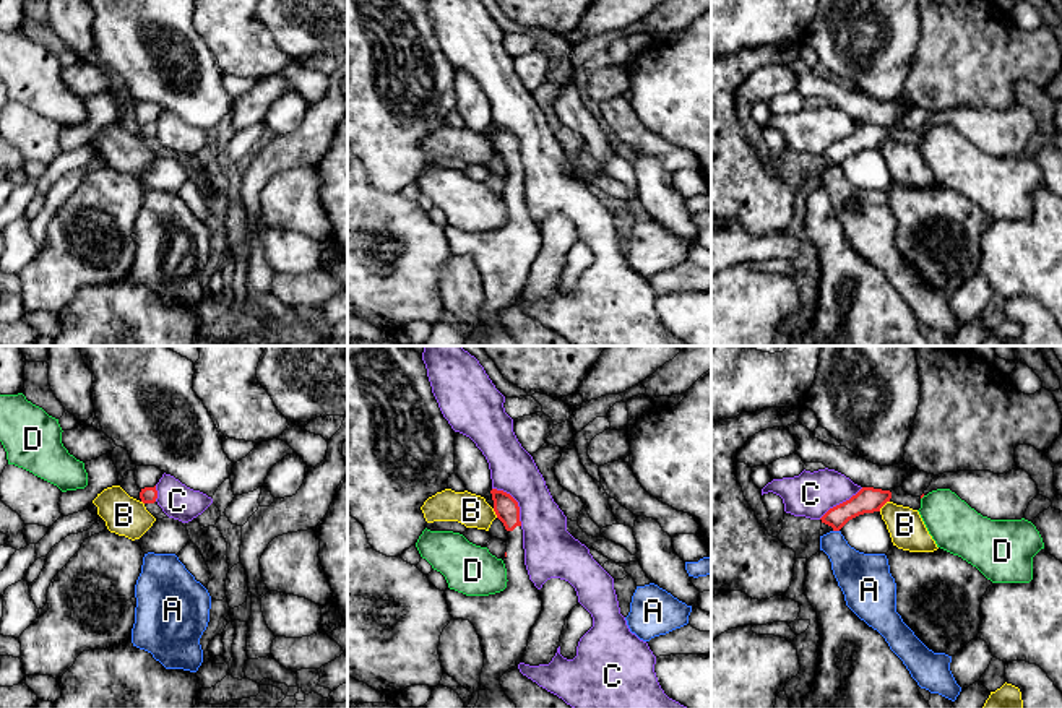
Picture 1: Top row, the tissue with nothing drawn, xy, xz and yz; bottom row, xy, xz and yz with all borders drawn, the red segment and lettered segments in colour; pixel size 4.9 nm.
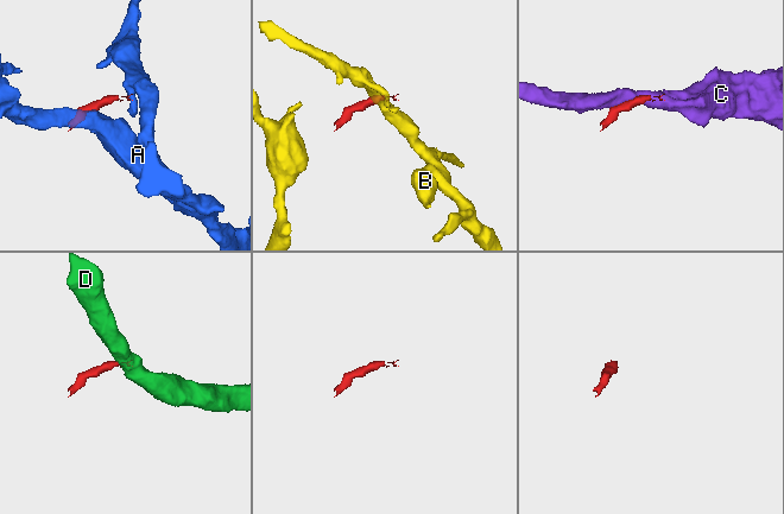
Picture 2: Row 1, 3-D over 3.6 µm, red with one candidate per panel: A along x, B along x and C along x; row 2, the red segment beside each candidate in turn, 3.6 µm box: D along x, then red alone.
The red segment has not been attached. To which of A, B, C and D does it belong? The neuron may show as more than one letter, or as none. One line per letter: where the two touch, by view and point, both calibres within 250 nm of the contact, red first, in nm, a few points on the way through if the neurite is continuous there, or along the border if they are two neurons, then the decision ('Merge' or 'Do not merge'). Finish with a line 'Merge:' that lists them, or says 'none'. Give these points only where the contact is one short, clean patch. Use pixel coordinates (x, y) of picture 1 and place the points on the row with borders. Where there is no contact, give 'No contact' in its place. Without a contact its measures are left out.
A: Touches red at yz (837, 530). Thickness 130 nm (red) against 220 nm. Boundary: yz (833, 530), (838, 531). Do not merge
B: Touches red at yz (884, 504). Thickness 130 nm (red) against 180 nm. Boundary: yz (889, 500), (879, 510). Do not merge
C: Touches red at xz (517, 502). Thickness 120 nm (red) against 240 nm. Do not merge
D: No contact. Do not merge
Merge: none

